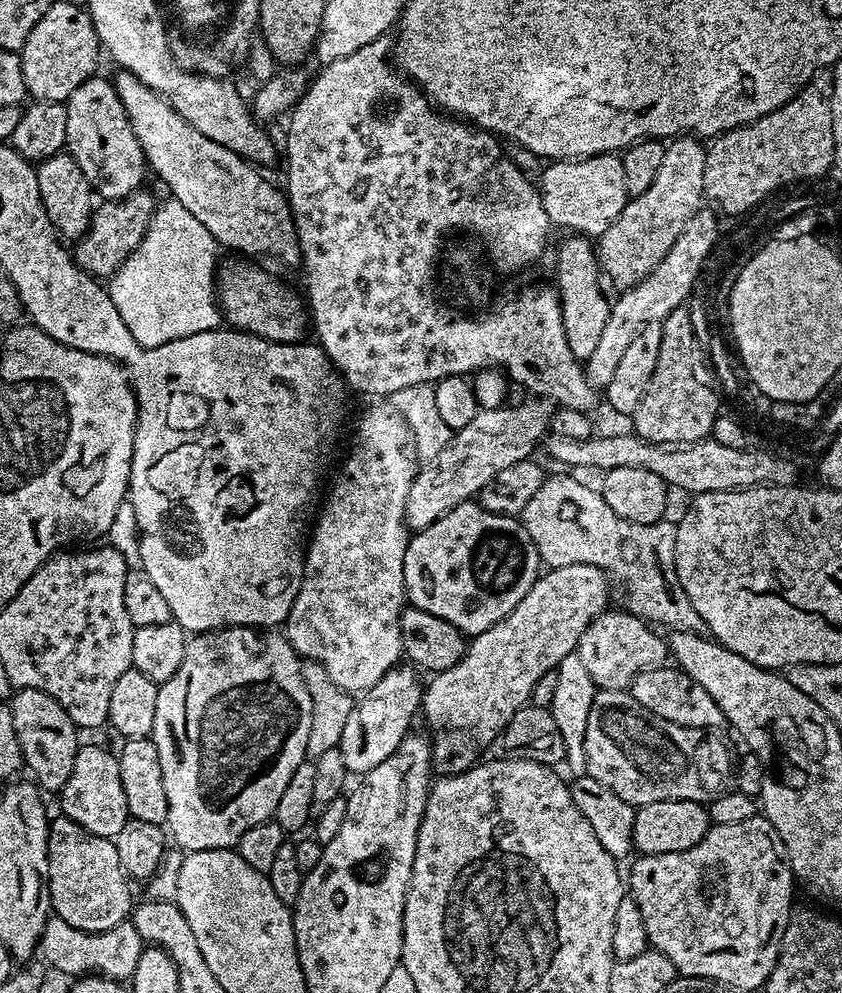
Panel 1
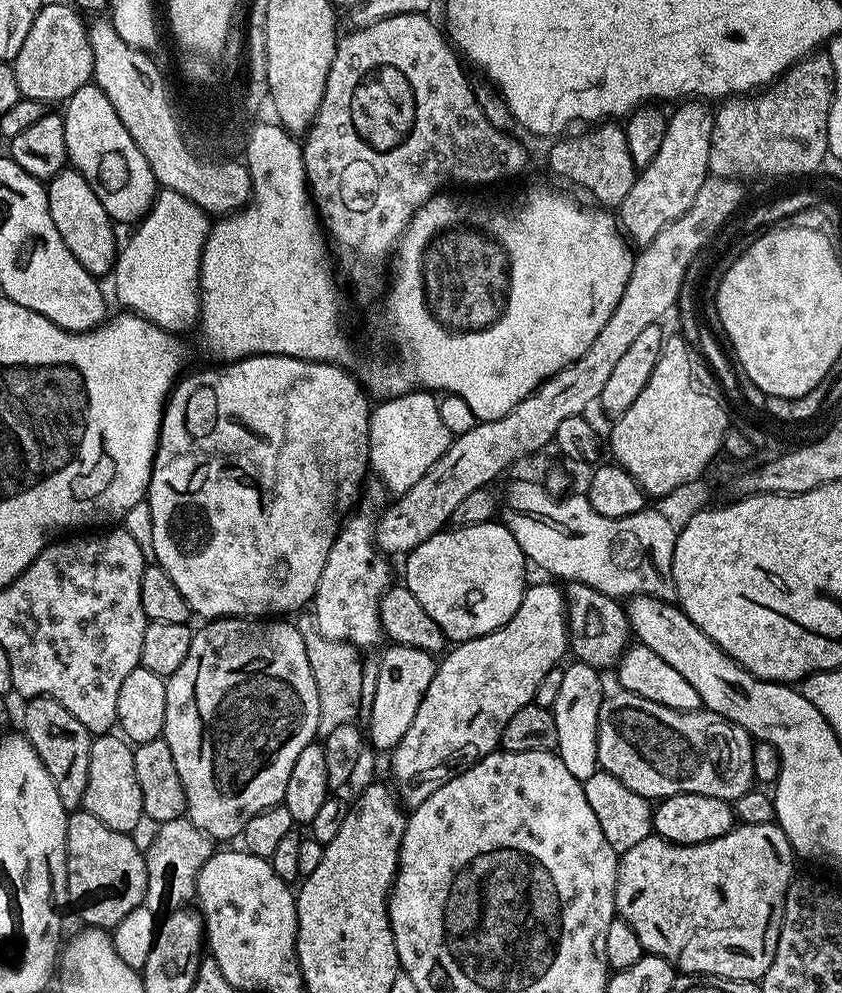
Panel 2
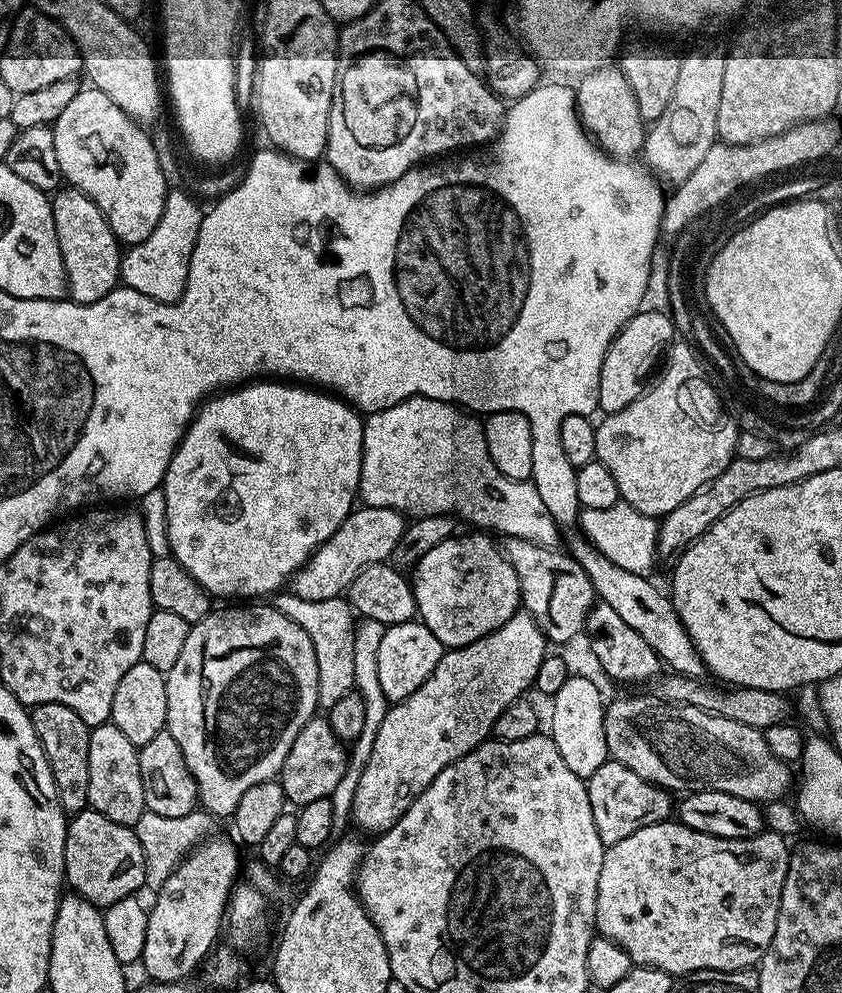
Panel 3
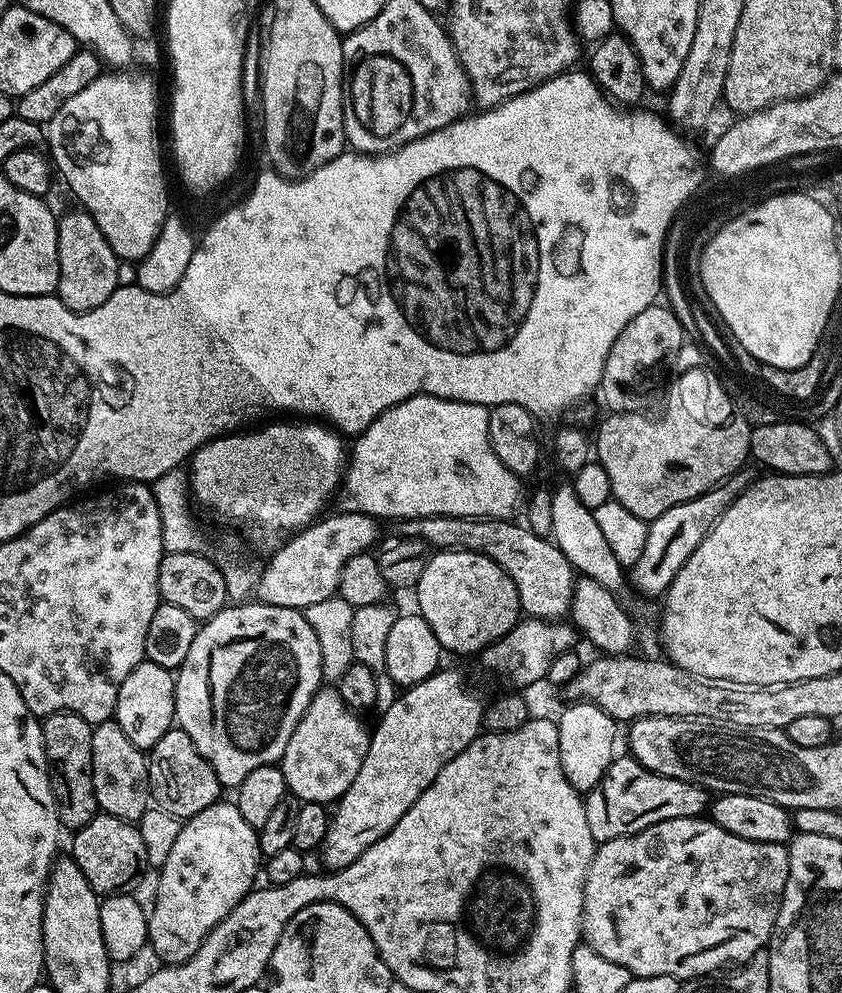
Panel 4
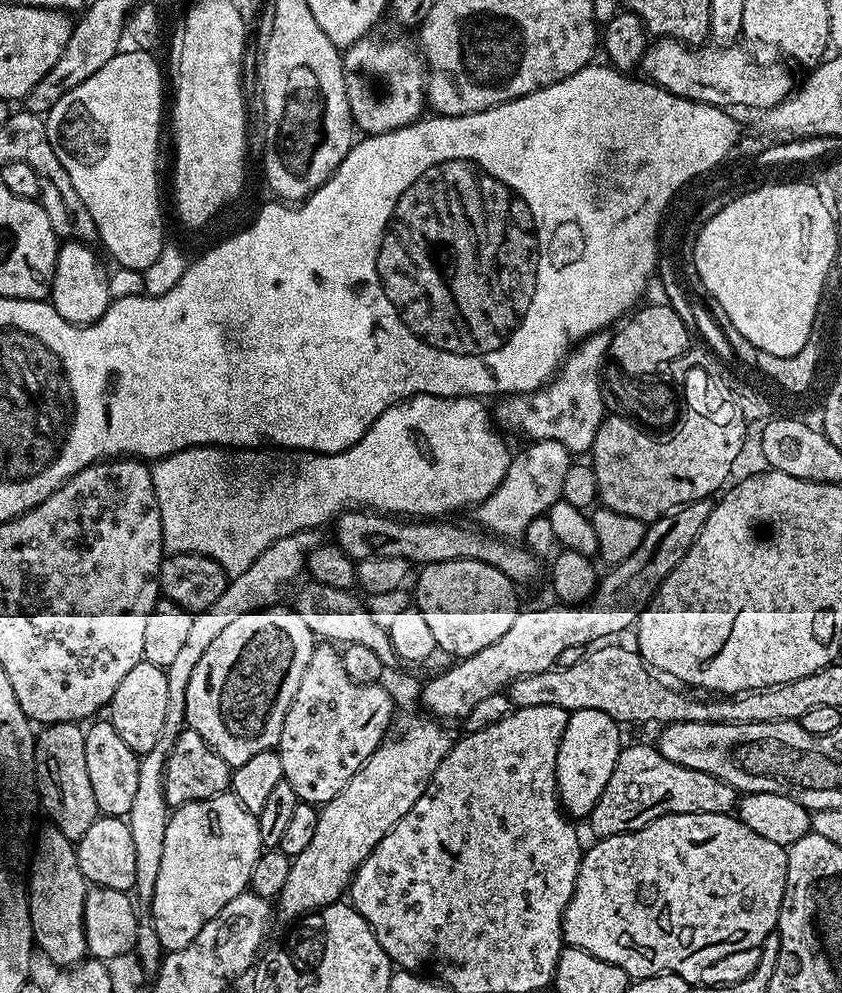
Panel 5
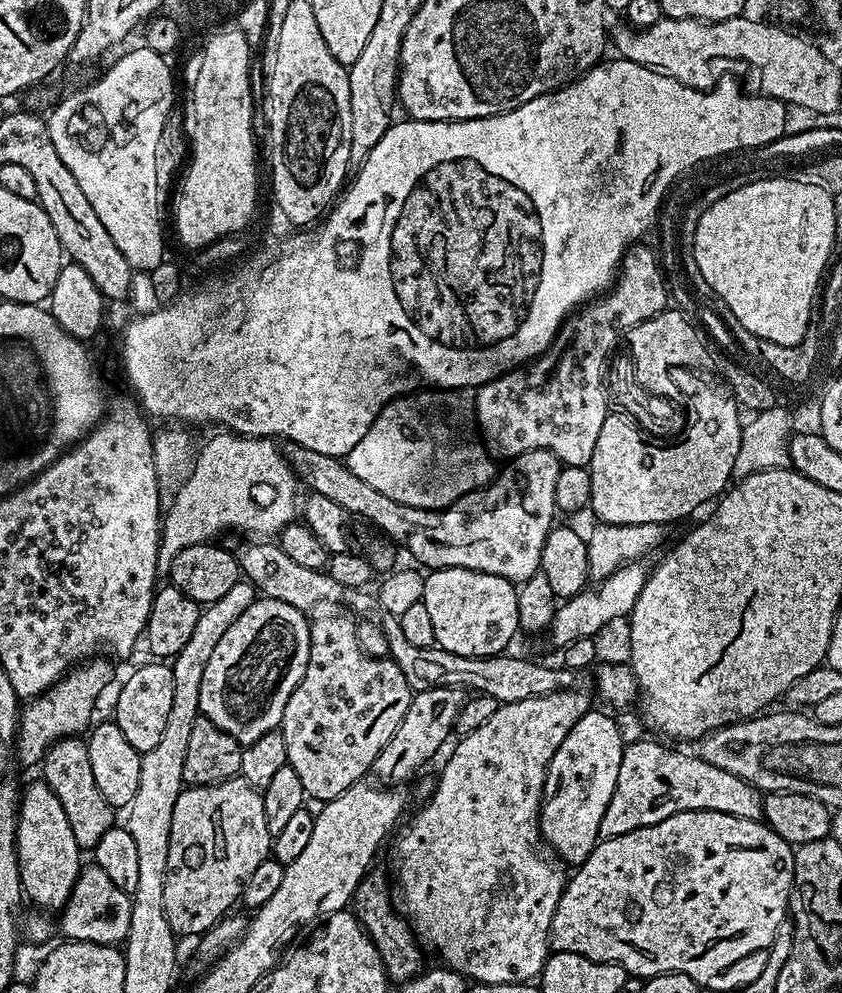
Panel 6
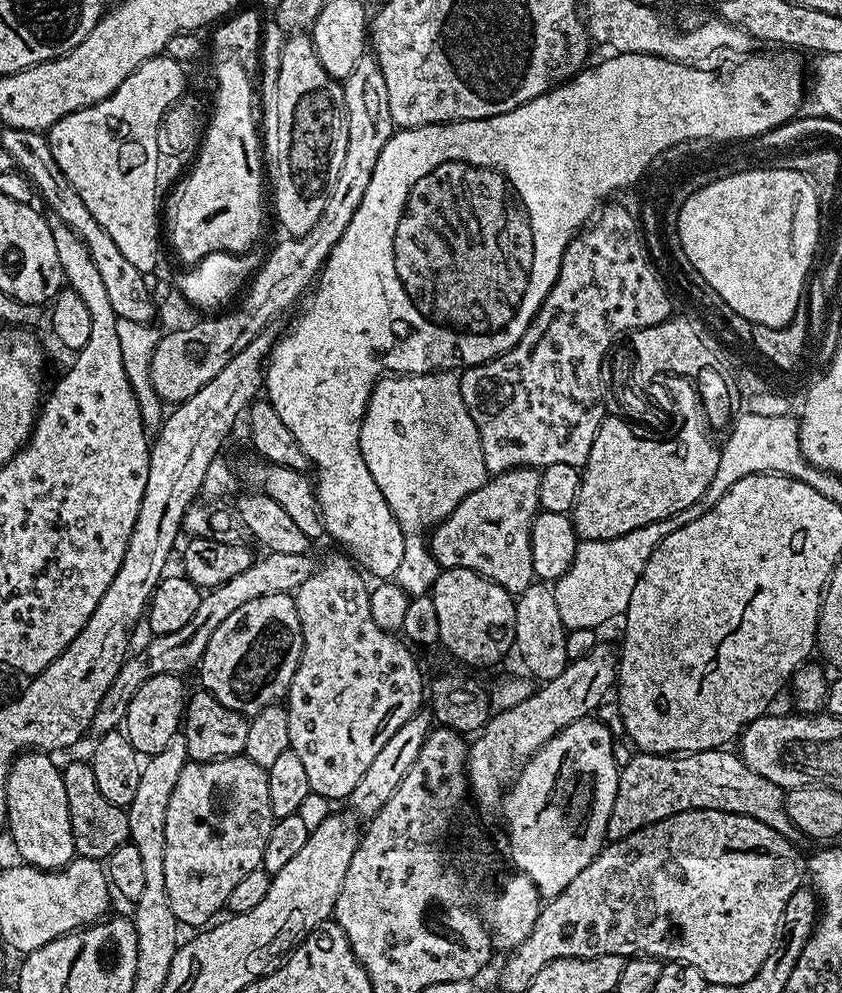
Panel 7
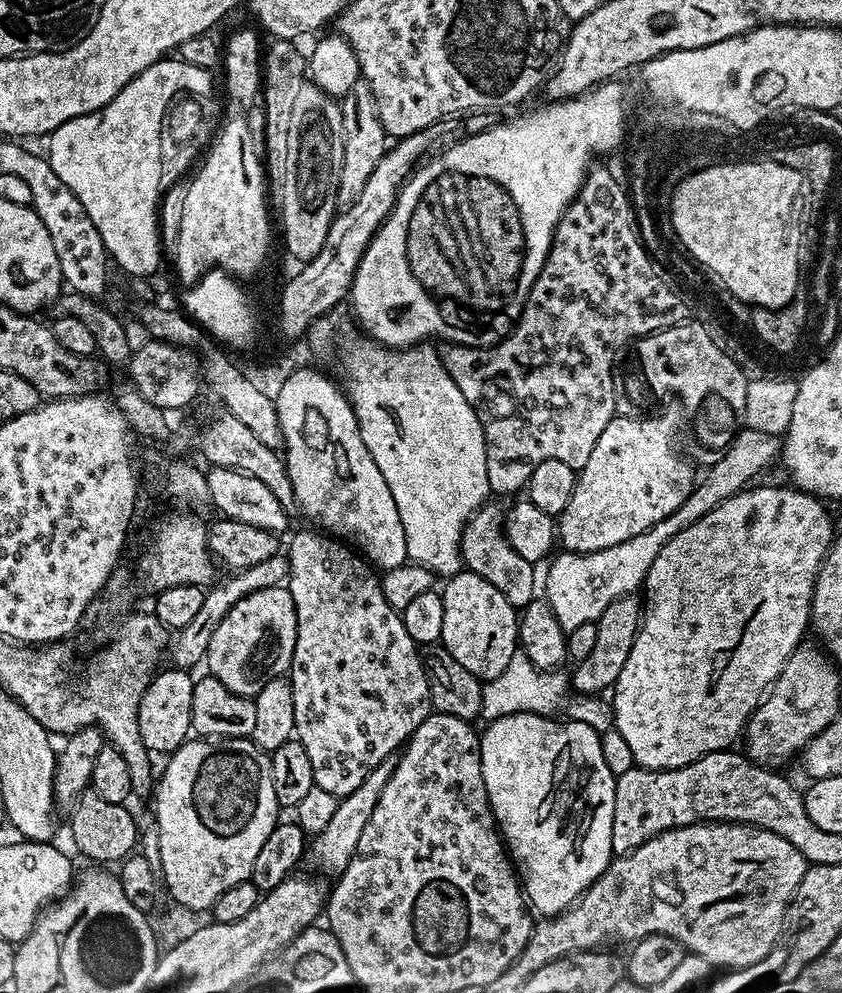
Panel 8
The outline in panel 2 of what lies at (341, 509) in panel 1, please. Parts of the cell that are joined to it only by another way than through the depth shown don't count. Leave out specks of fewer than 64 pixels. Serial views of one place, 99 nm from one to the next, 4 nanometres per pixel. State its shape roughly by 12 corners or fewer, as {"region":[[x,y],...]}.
{"region":[[377,517],[343,521],[310,601],[316,629],[357,650],[382,640],[393,587]]}

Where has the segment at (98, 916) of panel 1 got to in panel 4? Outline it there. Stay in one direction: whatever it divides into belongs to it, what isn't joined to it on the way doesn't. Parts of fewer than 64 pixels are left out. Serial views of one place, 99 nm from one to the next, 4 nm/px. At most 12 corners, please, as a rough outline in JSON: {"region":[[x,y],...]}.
{"region":[[96,815],[70,855],[101,897],[149,871],[135,823]]}

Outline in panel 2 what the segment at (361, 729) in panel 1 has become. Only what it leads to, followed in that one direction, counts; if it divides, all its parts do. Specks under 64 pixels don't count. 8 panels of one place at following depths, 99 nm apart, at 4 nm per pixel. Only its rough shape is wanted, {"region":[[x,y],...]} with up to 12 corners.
{"region":[[392,644],[378,660],[366,740],[391,750],[410,730],[438,663]]}

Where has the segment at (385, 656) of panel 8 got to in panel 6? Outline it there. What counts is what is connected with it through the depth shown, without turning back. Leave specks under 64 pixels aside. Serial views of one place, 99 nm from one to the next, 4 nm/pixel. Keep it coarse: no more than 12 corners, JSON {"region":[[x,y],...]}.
{"region":[[351,615],[311,621],[286,702],[305,797],[373,771],[414,695]]}

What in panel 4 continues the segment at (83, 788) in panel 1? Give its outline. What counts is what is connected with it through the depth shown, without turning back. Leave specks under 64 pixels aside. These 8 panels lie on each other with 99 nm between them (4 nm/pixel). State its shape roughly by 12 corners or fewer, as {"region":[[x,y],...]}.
{"region":[[115,719],[92,730],[96,807],[138,822],[148,757]]}

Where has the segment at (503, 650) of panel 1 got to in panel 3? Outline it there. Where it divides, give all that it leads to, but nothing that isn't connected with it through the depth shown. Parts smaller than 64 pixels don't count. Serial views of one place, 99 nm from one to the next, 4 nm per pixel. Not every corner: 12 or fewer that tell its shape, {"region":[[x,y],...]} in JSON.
{"region":[[531,613],[393,703],[352,820],[393,828],[492,736],[549,648]]}

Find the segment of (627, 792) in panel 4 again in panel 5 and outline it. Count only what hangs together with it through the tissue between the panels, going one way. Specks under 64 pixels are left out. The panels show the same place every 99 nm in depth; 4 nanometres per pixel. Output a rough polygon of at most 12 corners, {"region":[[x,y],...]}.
{"region":[[621,747],[593,837],[666,814],[731,813],[738,793],[659,747]]}

